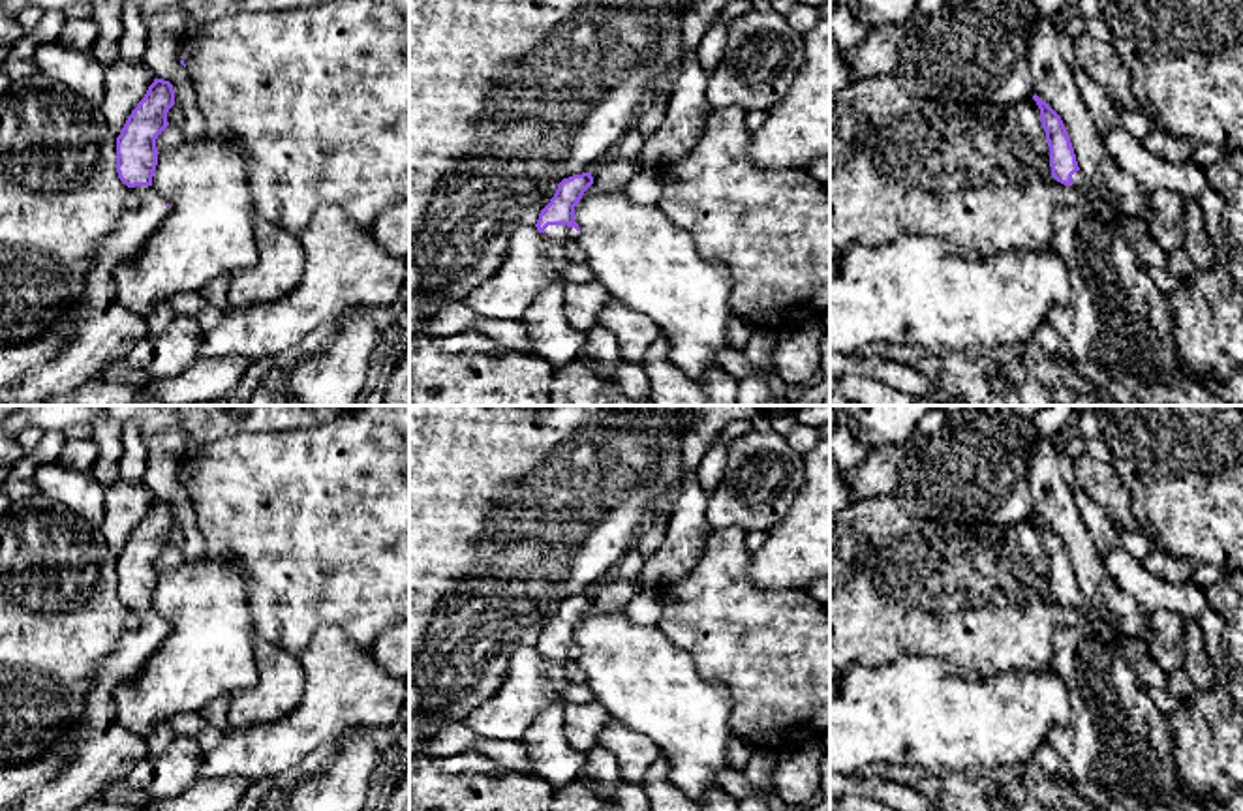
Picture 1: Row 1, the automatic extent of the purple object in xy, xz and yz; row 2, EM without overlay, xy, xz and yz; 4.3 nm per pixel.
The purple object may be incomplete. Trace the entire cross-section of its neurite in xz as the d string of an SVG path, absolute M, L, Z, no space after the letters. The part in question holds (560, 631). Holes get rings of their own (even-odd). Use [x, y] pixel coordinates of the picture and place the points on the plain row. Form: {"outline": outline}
{"outline": "M591 593L573 595L558 604L550 623L541 631L537 651L558 663L576 661L580 648L575 642L575 627L584 612L593 604Z"}

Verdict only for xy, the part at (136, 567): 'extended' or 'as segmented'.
extended

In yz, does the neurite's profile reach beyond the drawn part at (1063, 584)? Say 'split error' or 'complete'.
split error

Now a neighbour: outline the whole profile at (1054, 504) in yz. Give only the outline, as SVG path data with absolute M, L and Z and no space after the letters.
M1035 434L1027 481L1035 499L1035 514L1063 541L1070 558L1083 606L1108 612L1117 620L1117 635L1143 640L1151 612L1134 595L1117 586L1098 556L1091 533L1076 507L1070 486L1065 482L1053 437Z

